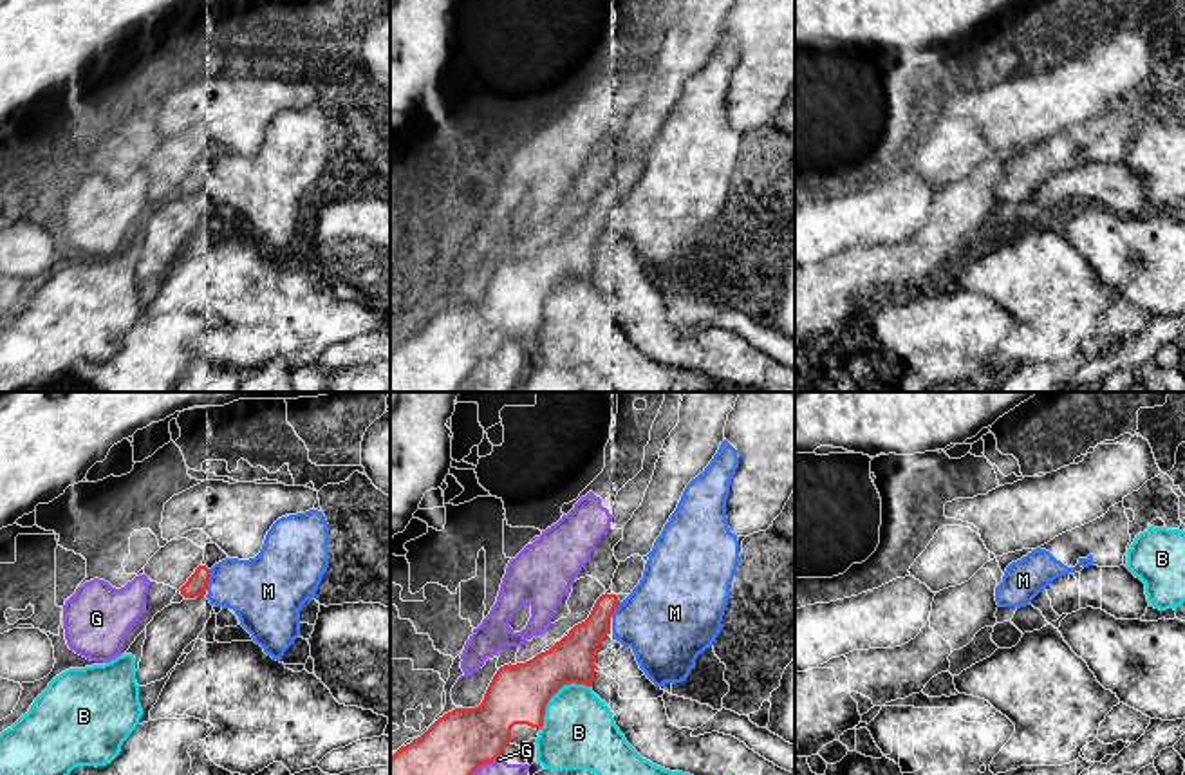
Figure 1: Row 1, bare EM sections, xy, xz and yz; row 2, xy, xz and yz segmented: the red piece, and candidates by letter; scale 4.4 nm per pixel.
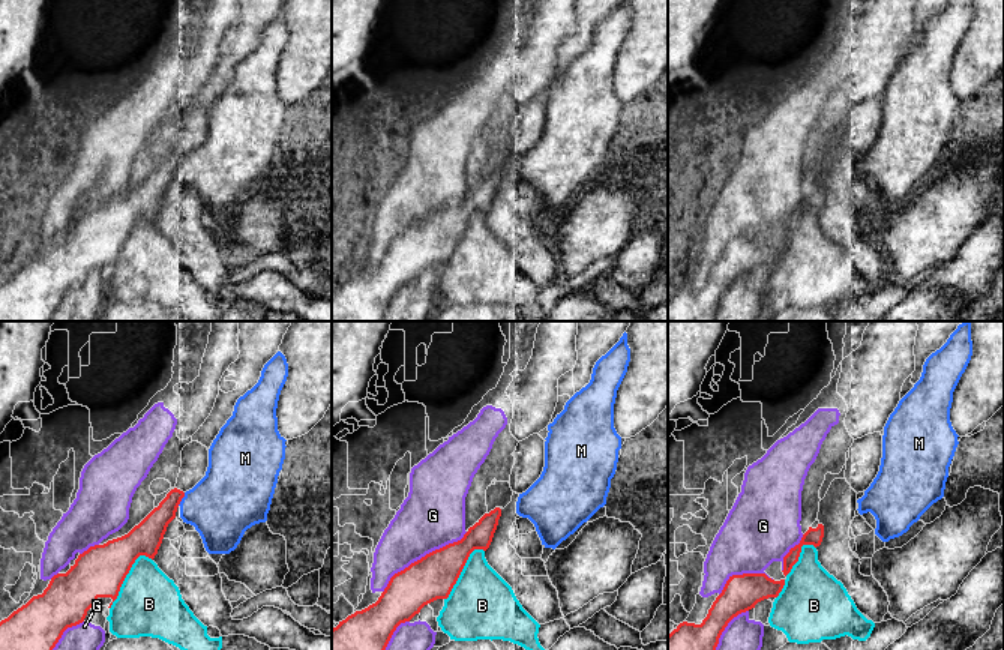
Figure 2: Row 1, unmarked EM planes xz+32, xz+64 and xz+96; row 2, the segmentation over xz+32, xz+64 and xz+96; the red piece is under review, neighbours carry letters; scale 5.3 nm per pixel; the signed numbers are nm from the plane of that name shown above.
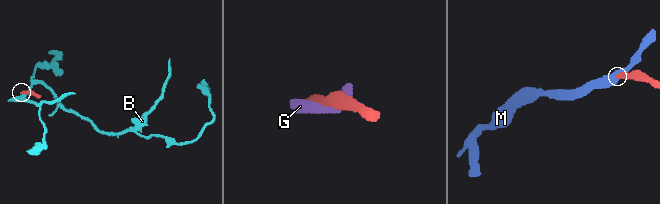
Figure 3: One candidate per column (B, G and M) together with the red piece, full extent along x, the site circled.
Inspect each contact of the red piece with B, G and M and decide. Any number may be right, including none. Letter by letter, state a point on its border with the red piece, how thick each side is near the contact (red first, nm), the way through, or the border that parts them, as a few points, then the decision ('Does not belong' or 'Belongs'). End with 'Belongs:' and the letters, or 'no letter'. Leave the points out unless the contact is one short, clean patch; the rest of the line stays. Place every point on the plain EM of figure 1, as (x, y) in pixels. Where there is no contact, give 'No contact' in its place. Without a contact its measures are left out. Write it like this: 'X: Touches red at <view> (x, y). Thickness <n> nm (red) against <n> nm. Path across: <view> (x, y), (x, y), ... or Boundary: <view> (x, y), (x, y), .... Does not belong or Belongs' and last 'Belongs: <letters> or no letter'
B: Touches red at xz (555, 288). Thickness 260 nm (red) against 320 nm. Does not belong
G: Touches red at xz (474, 365). Thickness 340 nm (red) against 240 nm. Does not belong
M: Touches red at xy (208, 176). Thickness 90 nm (red) against 320 nm. Belongs
Belongs: M

